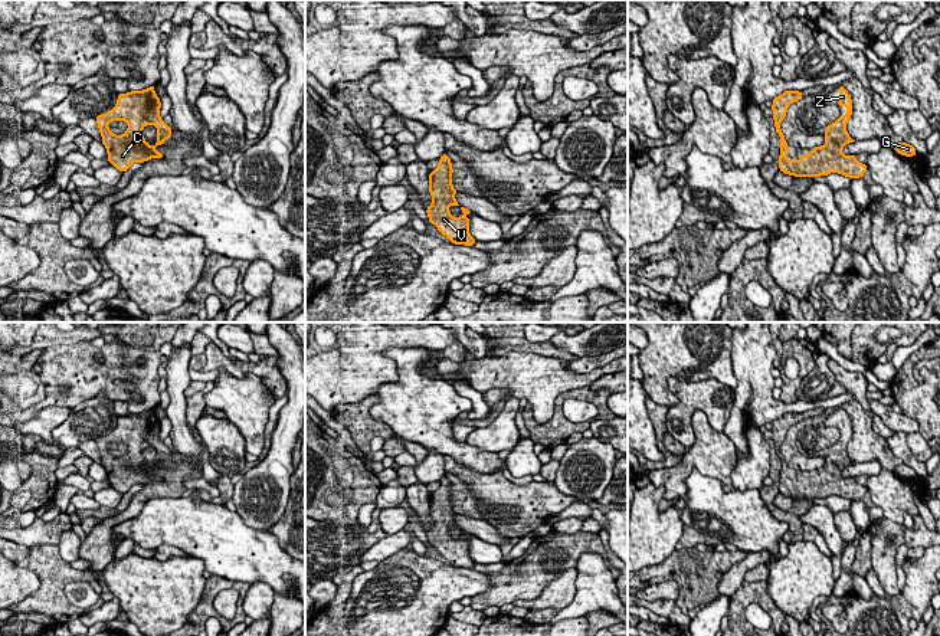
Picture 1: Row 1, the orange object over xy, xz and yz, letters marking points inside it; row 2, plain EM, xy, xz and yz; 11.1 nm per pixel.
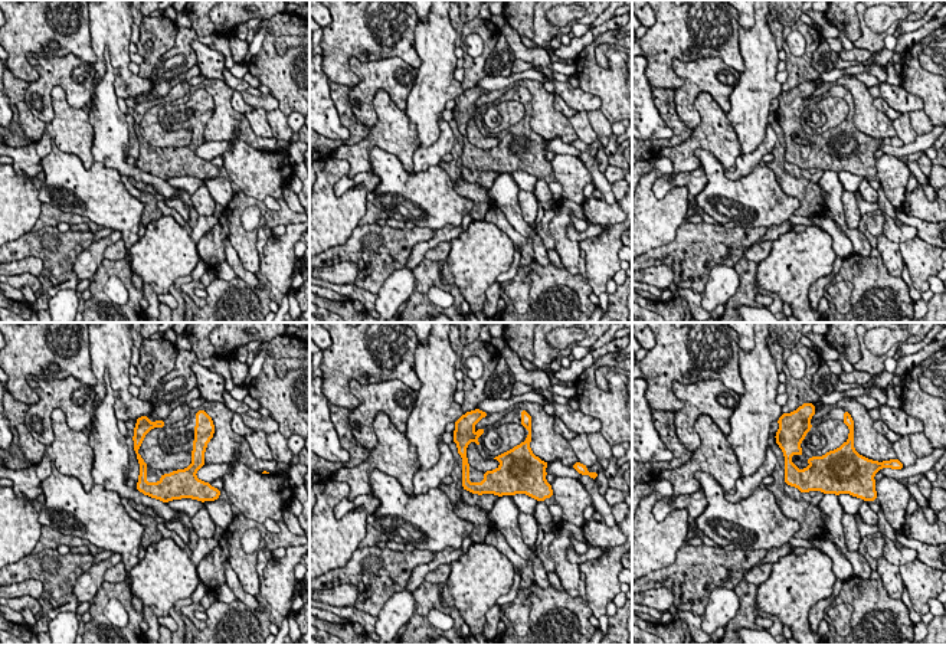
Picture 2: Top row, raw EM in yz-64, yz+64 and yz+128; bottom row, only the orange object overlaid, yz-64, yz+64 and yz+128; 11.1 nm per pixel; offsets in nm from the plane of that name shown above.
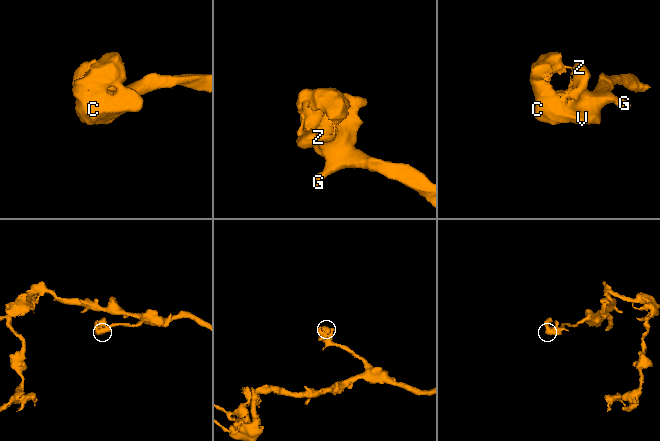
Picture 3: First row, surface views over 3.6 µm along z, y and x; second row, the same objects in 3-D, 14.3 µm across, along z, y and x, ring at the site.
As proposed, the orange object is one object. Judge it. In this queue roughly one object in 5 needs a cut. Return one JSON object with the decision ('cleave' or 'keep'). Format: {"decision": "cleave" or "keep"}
{"decision": "keep"}

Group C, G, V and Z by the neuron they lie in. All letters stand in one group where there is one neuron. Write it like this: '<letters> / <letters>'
C G V Z

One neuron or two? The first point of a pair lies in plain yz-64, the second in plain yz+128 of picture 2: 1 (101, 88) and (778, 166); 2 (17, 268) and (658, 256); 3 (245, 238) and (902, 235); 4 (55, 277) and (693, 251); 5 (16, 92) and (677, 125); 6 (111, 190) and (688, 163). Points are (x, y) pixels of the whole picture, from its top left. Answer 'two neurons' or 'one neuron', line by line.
1: two neurons
2: two neurons
3: two neurons
4: one neuron
5: one neuron
6: two neurons

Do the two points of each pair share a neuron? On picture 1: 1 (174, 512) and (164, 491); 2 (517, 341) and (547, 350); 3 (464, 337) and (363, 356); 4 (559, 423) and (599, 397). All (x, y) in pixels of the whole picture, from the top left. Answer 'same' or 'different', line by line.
1: different
2: same
3: different
4: same

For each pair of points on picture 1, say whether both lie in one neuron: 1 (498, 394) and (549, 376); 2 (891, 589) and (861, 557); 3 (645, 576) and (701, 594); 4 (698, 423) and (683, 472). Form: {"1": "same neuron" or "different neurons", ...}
{"1": "different neurons", "2": "different neurons", "3": "same neuron", "4": "same neuron"}

